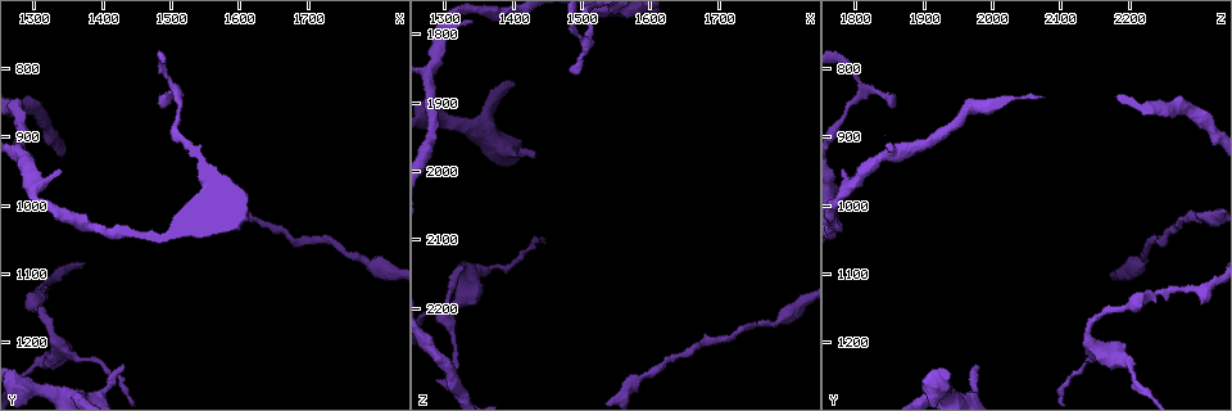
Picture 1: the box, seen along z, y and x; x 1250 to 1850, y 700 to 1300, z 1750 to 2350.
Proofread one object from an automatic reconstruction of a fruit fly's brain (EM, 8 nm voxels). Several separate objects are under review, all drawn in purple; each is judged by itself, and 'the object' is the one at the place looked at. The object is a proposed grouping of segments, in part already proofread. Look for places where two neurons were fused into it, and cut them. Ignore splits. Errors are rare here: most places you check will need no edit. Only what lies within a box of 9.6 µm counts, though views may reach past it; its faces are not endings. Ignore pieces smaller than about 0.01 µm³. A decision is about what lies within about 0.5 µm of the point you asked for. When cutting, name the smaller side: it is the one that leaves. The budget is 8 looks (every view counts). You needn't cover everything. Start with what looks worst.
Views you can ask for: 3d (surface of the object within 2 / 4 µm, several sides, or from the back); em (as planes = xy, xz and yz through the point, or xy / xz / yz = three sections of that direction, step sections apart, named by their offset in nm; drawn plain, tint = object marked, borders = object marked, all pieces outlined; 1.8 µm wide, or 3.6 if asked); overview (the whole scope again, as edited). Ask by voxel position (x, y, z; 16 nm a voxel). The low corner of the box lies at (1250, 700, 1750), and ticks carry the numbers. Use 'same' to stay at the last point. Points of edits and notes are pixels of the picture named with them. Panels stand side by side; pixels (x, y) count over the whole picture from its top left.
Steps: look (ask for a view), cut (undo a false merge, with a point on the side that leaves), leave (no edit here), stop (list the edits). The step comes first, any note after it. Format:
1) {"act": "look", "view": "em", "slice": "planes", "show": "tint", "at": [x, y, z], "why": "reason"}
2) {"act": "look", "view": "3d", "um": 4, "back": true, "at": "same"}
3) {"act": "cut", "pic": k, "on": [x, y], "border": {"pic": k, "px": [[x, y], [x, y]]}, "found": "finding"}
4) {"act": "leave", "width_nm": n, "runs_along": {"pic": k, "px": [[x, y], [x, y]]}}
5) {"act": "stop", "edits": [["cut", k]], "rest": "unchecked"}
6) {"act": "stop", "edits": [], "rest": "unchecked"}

{"act": "look", "view": "3d", "um": 4, "at": [1310, 1125, 2300], "why": "arms part here"}

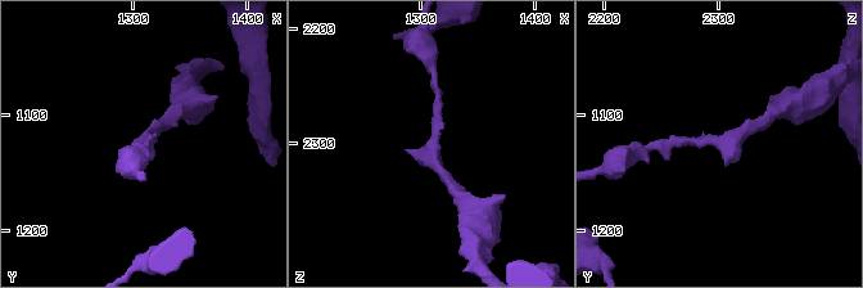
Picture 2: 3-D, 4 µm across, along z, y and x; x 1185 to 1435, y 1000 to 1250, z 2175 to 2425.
{"act": "look", "view": "em", "slice": "xz", "step": 16, "show": "tint", "at": [1312, 1122, 2302], "why": "need the tissue"}

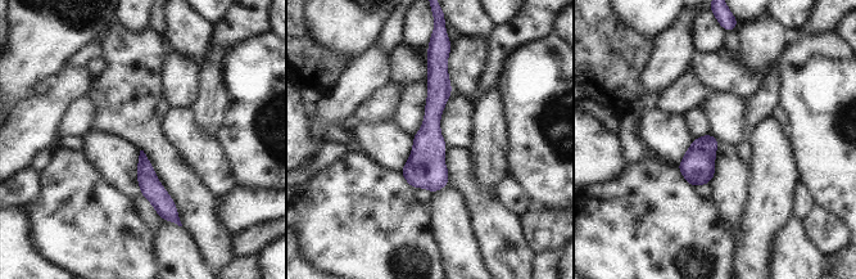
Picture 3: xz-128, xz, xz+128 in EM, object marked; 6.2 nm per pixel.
{"act": "look", "view": "em", "slice": "planes", "show": "tint", "at": "same", "why": "cut it another way"}

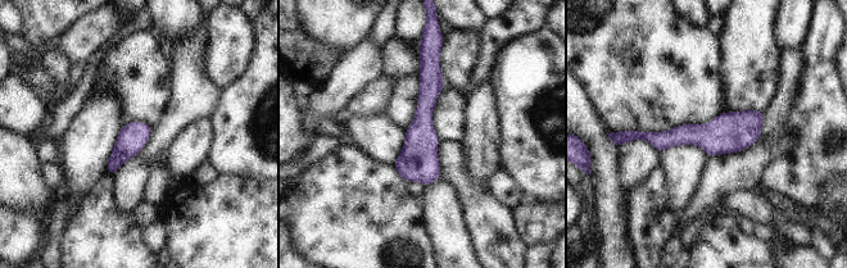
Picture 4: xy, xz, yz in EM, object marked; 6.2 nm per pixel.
{"act": "leave", "runs_along": {"pic": 4, "px": [[760, 116], [724, 135], [633, 134]]}, "found": "one neuron here"}

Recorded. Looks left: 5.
{"act": "look", "view": "3d", "um": 4, "at": [1295, 975, 1790], "why": "narrows sharply"}

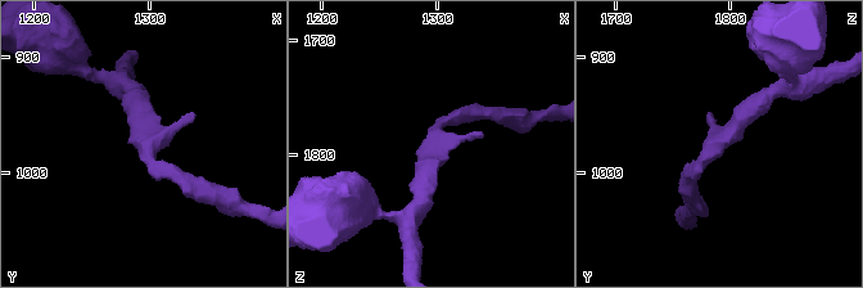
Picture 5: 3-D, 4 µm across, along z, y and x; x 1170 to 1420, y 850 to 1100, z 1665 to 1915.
{"act": "look", "view": "em", "um": 3.6, "slice": "xz", "step": 4, "show": "tint", "at": [1300, 980, 1786], "why": "now the EM"}

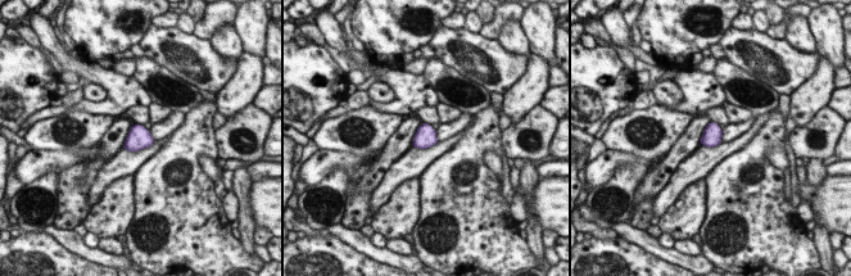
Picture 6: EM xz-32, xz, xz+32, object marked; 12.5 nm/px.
{"act": "look", "view": "em", "um": 3.6, "slice": "planes", "show": "tint", "at": "same", "why": "another direction"}

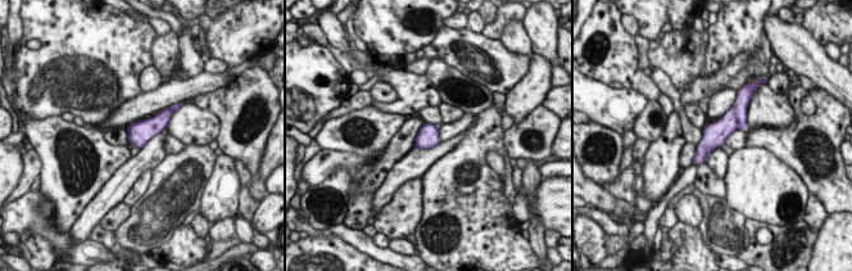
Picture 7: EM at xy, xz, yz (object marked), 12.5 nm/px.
{"act": "leave", "runs_along": {"pic": 7, "px": [[739, 109], [706, 145], [696, 161]]}, "found": "one neuron here"}

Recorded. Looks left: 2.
{"act": "look", "view": "3d", "um": 2, "at": [1790, 1085, 2225], "why": "calibre changes"}

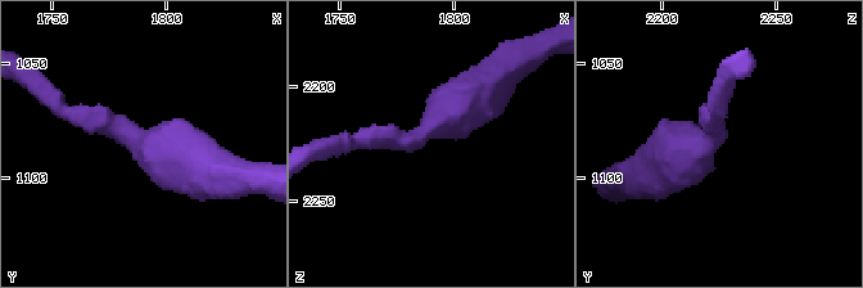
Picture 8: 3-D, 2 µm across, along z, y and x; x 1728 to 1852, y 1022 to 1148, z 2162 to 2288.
{"act": "look", "view": "em", "slice": "planes", "show": "tint", "at": [1788, 1086, 2220], "why": "shape alone is not enough"}

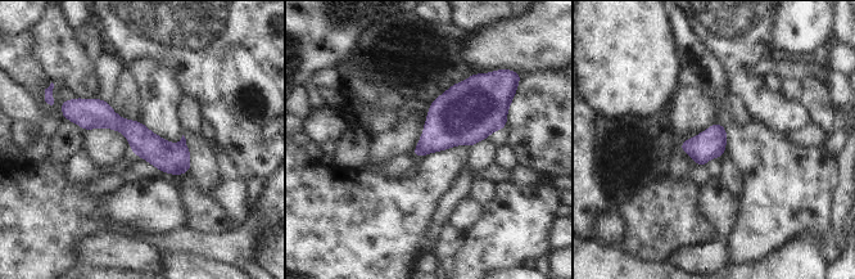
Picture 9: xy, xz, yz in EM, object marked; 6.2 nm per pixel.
{"act": "leave", "runs_along": {"pic": 9, "px": [[76, 104], [131, 129], [186, 167]]}, "found": "all the same neuron"}

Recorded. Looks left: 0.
{"act": "stop", "edits": [], "rest": "unchecked"}

